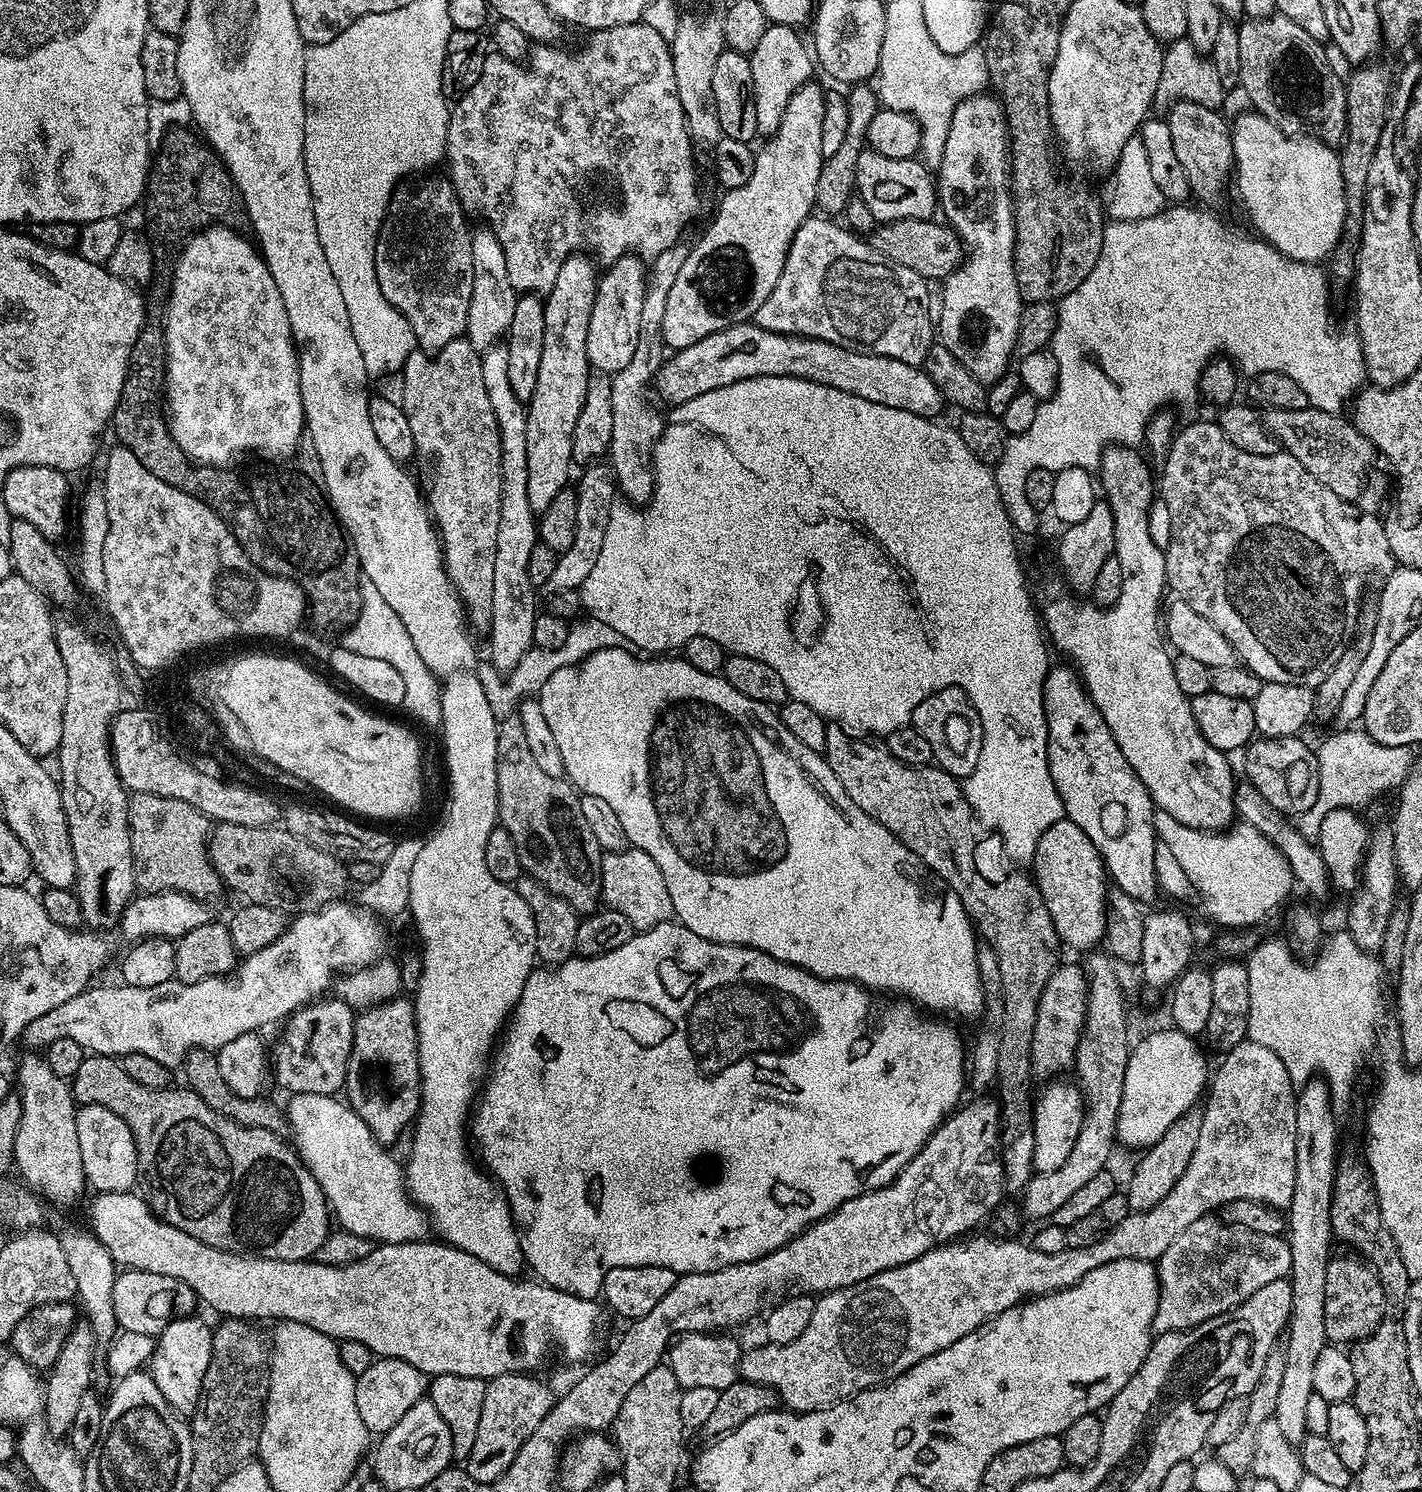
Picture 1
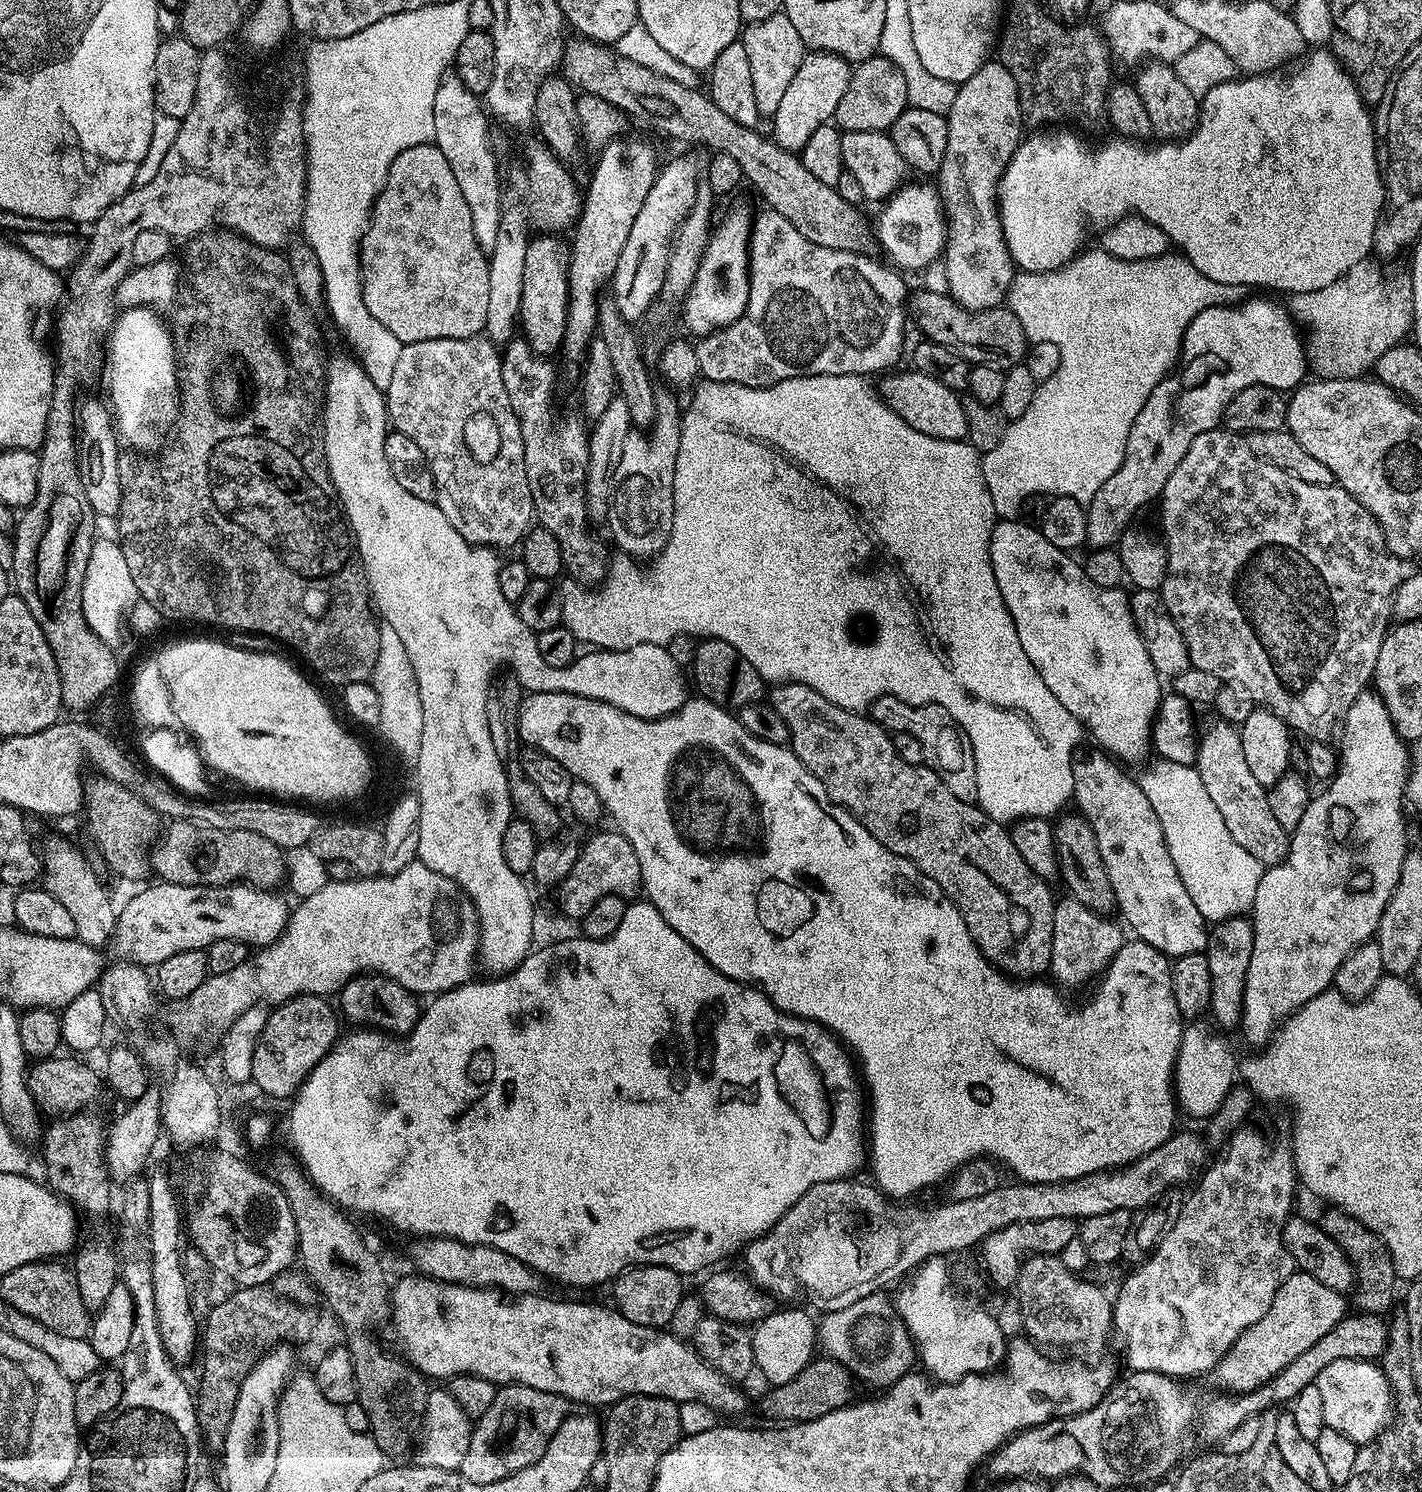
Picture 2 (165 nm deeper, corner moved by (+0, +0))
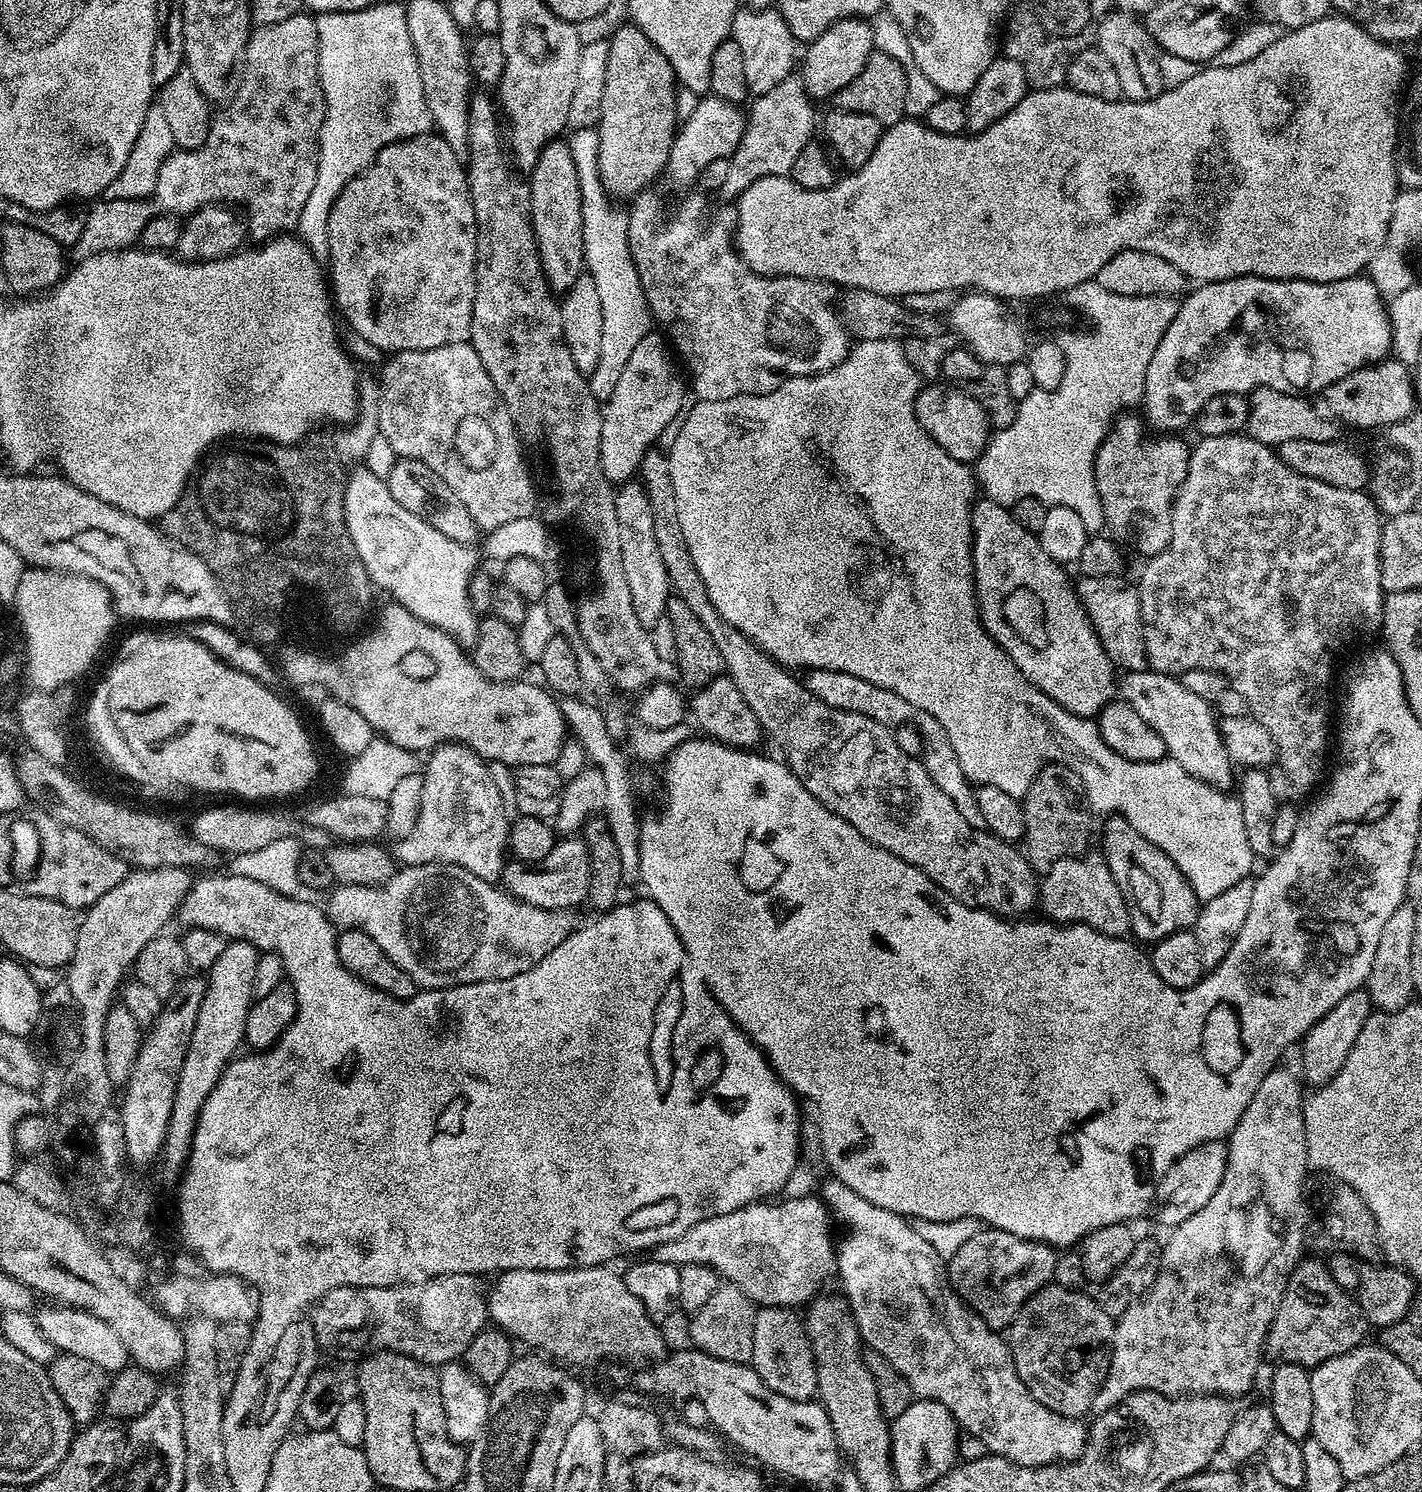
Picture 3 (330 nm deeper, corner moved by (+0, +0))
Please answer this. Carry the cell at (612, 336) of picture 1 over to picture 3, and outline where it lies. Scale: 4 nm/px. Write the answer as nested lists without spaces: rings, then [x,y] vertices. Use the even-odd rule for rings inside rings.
[[[708,94],[700,98],[694,112],[679,125],[670,150],[666,177],[676,188],[688,188],[699,181],[702,170],[715,160],[728,160],[742,142],[746,116],[737,105]]]

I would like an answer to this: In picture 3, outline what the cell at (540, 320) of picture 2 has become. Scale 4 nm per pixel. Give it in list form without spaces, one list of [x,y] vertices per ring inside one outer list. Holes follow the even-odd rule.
[[[564,138],[551,140],[540,151],[538,162],[526,180],[532,215],[532,233],[542,262],[544,276],[553,293],[563,294],[582,275],[584,243],[582,242],[582,194],[580,172],[572,157],[572,148]]]

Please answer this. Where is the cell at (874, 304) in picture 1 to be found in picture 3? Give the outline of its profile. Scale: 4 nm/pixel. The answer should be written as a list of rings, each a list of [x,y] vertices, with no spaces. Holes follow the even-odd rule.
[[[645,190],[640,193],[639,196],[635,197],[631,201],[632,208],[629,207],[627,209],[628,214],[628,241],[630,242],[630,254],[632,255],[632,261],[634,262],[634,266],[638,270],[638,274],[640,275],[640,281],[642,282],[642,290],[644,291],[644,296],[648,300],[648,311],[650,313],[651,319],[653,321],[656,320],[658,323],[661,324],[662,327],[665,328],[666,331],[668,331],[668,334],[666,333],[667,339],[670,341],[671,347],[674,349],[675,355],[679,357],[679,359],[682,361],[684,359],[683,367],[686,369],[688,367],[688,372],[690,375],[692,375],[692,382],[690,378],[690,388],[693,392],[696,391],[696,397],[695,399],[697,401],[705,400],[706,402],[722,402],[726,398],[734,398],[735,396],[741,395],[741,396],[764,396],[767,394],[767,392],[772,392],[775,390],[777,386],[779,386],[782,383],[782,378],[787,378],[790,376],[817,376],[818,374],[822,374],[823,372],[831,372],[833,368],[836,368],[838,365],[843,363],[845,359],[847,359],[849,353],[850,353],[850,343],[848,344],[848,340],[850,341],[850,333],[841,317],[838,315],[838,308],[836,305],[836,308],[834,305],[832,305],[832,292],[834,292],[833,285],[831,284],[825,284],[823,282],[819,282],[817,280],[799,280],[796,276],[760,276],[756,272],[752,271],[751,268],[748,267],[747,264],[744,263],[743,260],[740,258],[739,251],[734,247],[734,229],[736,226],[736,213],[735,211],[728,210],[728,212],[716,212],[712,216],[712,221],[709,222],[709,224],[704,224],[699,228],[698,225],[696,225],[696,220],[700,220],[703,218],[704,215],[708,212],[708,204],[703,195],[695,194],[696,196],[688,196],[685,198],[684,201],[681,202],[680,205],[676,208],[676,213],[673,214],[672,217],[667,220],[666,217],[664,217],[664,204],[662,201],[660,201],[660,196],[656,192],[652,192],[653,190]]]

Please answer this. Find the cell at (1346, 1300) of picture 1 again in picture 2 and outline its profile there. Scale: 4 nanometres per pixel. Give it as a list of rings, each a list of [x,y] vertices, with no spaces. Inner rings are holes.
[[[1328,1206],[1325,1209],[1324,1217],[1319,1217],[1318,1220],[1320,1228],[1326,1230],[1326,1234],[1330,1234],[1330,1238],[1334,1238],[1334,1242],[1338,1242],[1338,1246],[1342,1246],[1342,1250],[1348,1261],[1352,1263],[1352,1269],[1356,1275],[1354,1291],[1350,1296],[1350,1300],[1352,1299],[1356,1303],[1354,1305],[1355,1311],[1369,1312],[1374,1316],[1384,1316],[1391,1313],[1398,1277],[1394,1262],[1390,1258],[1390,1250],[1386,1250],[1384,1243],[1369,1228],[1362,1226],[1362,1222],[1358,1222],[1350,1214],[1343,1212],[1341,1208]]]

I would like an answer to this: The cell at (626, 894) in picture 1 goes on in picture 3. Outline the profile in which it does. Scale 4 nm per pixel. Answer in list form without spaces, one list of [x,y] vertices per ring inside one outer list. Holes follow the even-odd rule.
[[[564,838],[554,846],[554,850],[542,858],[542,862],[531,866],[521,866],[516,862],[505,863],[502,884],[508,895],[515,896],[521,904],[538,906],[547,912],[567,912],[587,901],[592,877],[592,863],[588,857],[588,847],[583,839]]]

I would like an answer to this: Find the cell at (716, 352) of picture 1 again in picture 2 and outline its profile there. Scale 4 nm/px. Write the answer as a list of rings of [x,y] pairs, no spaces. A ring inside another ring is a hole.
[[[915,370],[900,371],[893,371],[883,377],[883,380],[885,379],[884,388],[882,387],[884,403],[889,404],[907,424],[914,426],[914,430],[922,434],[930,434],[930,438],[965,439],[968,434],[968,426],[964,400],[957,393],[942,386],[942,382],[934,382],[934,378],[926,374]]]

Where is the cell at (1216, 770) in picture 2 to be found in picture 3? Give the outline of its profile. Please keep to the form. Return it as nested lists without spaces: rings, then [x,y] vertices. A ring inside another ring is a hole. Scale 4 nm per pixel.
[[[1131,672],[1123,678],[1120,684],[1123,701],[1162,738],[1169,759],[1178,762],[1182,770],[1198,781],[1219,791],[1229,791],[1232,782],[1235,783],[1236,770],[1225,748],[1213,705],[1186,690],[1183,681],[1161,672]]]

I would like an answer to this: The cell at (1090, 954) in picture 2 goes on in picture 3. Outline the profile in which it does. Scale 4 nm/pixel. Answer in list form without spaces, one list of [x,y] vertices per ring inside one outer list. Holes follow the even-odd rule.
[[[1085,854],[1058,860],[1043,873],[1038,884],[1038,904],[1049,921],[1057,926],[1086,924],[1104,936],[1127,937],[1132,930],[1130,910],[1114,874],[1110,874],[1103,855]]]

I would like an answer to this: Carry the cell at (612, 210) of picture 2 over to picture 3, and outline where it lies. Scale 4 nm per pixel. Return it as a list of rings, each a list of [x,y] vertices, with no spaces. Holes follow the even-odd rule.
[[[625,22],[610,37],[606,62],[605,86],[602,90],[601,116],[598,125],[600,149],[596,152],[596,168],[600,171],[603,191],[617,201],[635,198],[649,187],[656,175],[668,167],[670,150],[678,131],[676,115],[677,78],[666,55],[631,22]]]

